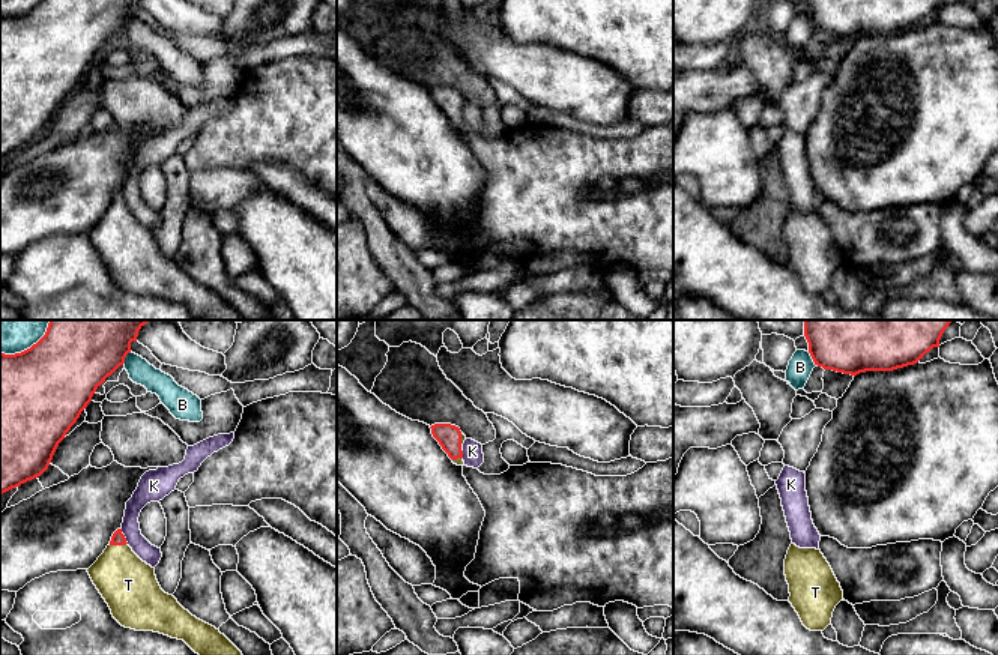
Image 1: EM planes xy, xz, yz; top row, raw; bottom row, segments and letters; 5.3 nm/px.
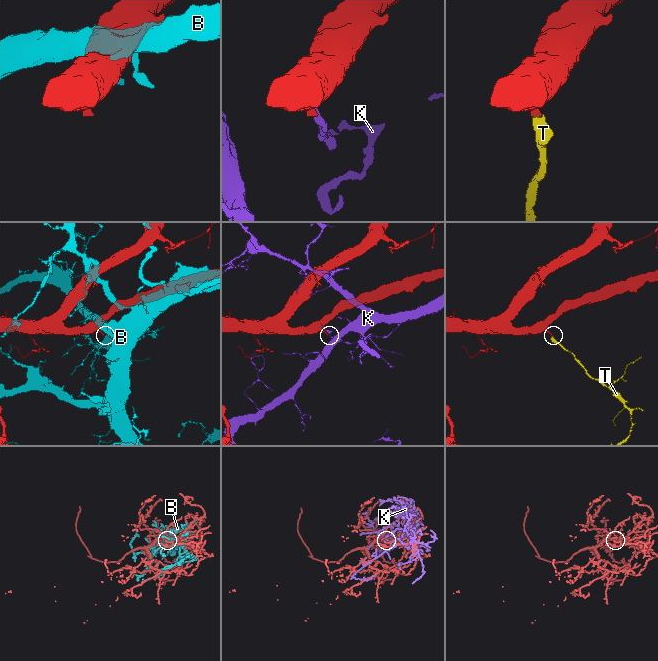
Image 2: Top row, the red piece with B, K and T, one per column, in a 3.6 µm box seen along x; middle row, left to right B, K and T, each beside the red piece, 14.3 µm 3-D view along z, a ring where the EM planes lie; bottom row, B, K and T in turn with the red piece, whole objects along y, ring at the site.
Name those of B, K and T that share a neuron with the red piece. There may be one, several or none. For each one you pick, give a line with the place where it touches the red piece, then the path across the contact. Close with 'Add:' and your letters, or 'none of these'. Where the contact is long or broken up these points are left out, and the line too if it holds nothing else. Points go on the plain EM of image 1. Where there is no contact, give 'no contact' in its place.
T: meets red in xy at (117, 208); runs through xy (117, 202), (117, 208), (117, 235), (128, 248)
Add: T

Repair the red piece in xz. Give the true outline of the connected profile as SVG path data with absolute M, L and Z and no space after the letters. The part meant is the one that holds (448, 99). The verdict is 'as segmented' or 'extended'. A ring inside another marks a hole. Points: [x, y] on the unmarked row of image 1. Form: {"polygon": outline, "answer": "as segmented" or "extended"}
{"polygon": "M434 87L430 92L433 101L439 105L452 126L457 129L464 129L463 107L466 99L460 95L460 92L451 87Z", "answer": "extended"}

